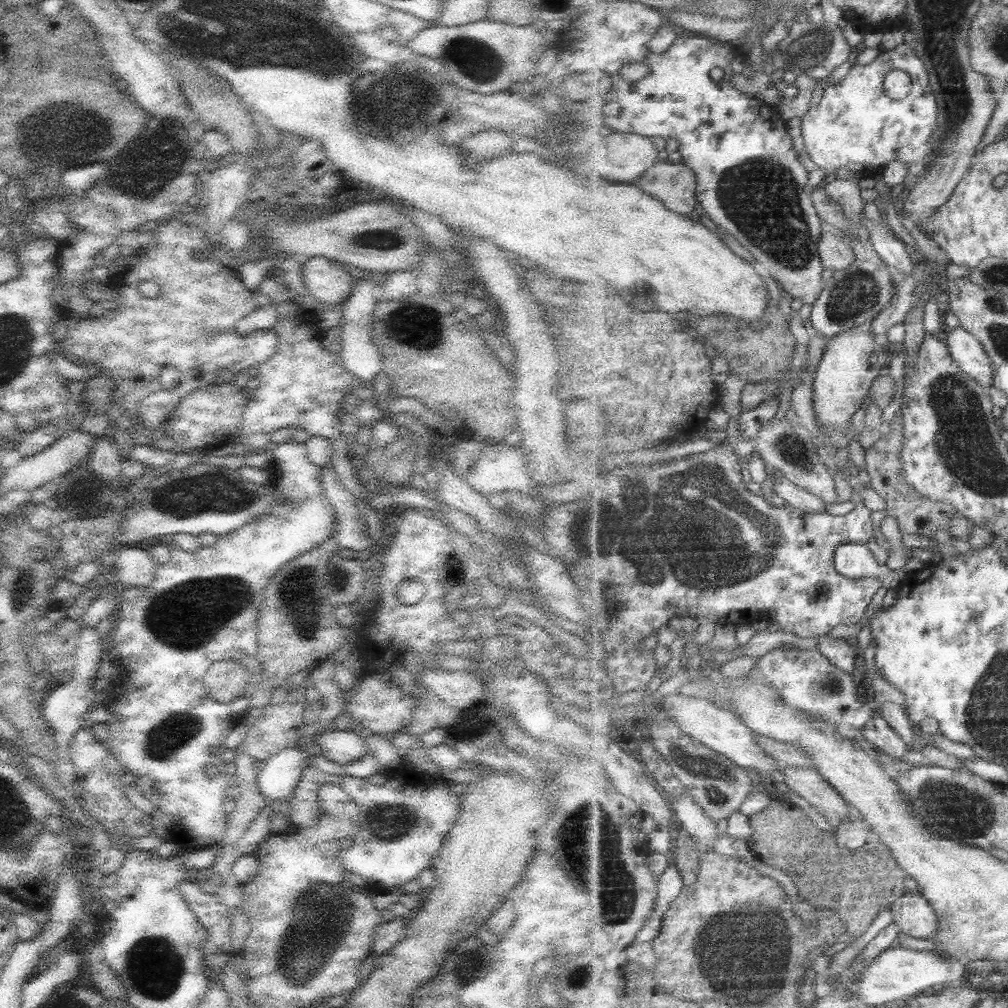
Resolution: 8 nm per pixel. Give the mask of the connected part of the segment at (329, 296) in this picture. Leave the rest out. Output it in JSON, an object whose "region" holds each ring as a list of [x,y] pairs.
{"region":[[[308,258],[304,268],[304,281],[308,291],[327,310],[346,302],[356,286],[355,280],[342,263],[330,258]]]}

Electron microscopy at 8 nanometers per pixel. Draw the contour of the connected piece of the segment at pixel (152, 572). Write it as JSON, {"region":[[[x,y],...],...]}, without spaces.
{"region":[[[127,546],[115,562],[119,581],[128,588],[146,590],[156,580],[156,564],[148,549]]]}

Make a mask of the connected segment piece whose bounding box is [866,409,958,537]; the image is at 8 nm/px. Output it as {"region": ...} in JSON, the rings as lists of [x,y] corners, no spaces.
{"region":[[[901,409],[891,424],[890,434],[866,450],[866,469],[871,477],[871,486],[876,494],[880,494],[887,503],[884,511],[887,513],[888,519],[897,521],[903,534],[920,534],[930,537],[938,530],[950,531],[952,518],[958,515],[958,509],[952,503],[932,501],[910,485],[903,461],[904,436],[906,436],[904,411]]]}

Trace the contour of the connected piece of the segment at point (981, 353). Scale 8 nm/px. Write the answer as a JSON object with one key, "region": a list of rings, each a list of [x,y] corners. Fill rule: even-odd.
{"region":[[[964,327],[944,330],[947,344],[951,347],[953,358],[959,362],[963,371],[983,383],[985,387],[994,386],[995,363],[984,344]]]}

